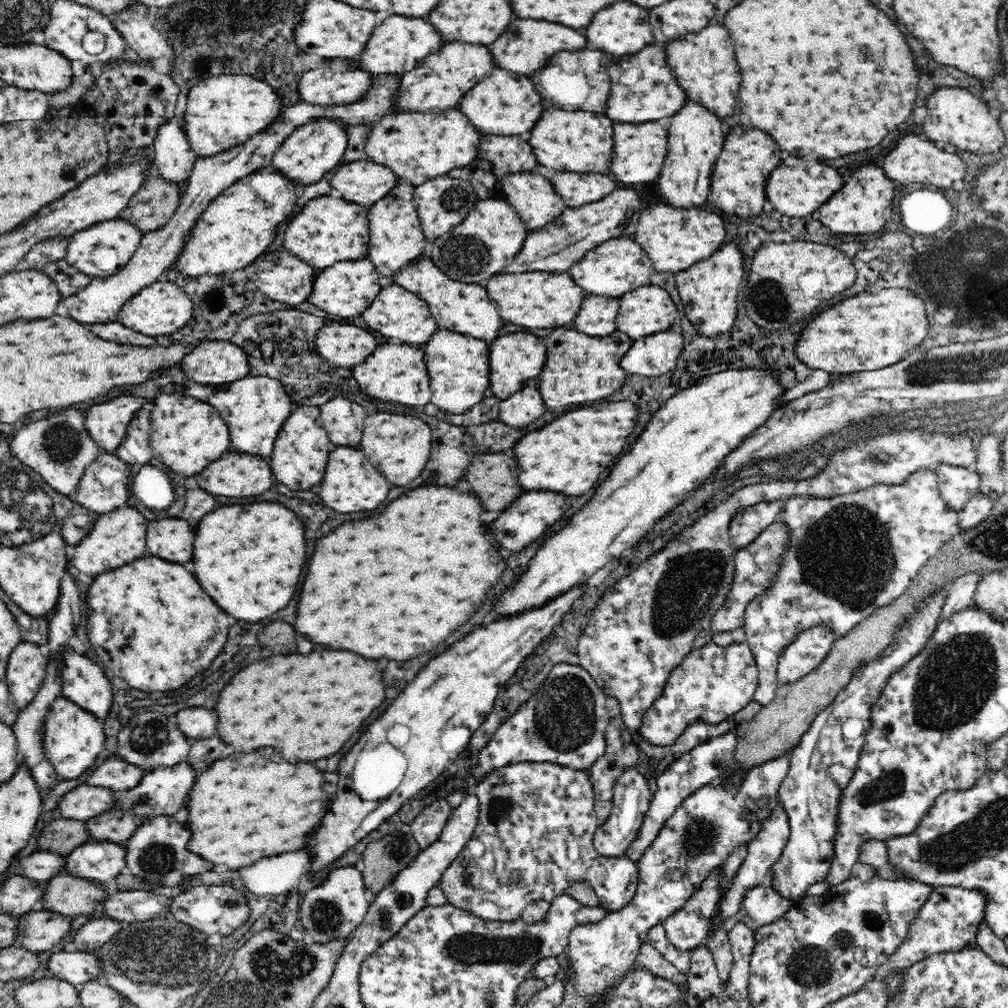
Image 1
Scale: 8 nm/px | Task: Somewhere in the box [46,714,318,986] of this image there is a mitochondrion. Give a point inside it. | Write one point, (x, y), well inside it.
(157, 861)

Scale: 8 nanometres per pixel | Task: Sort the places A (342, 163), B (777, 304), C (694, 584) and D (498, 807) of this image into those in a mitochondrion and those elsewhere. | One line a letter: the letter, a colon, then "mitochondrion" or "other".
A: other
B: mitochondrion
C: mitochondrion
D: mitochondrion

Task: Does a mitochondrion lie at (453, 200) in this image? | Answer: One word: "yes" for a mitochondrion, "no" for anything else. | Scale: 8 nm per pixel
yes

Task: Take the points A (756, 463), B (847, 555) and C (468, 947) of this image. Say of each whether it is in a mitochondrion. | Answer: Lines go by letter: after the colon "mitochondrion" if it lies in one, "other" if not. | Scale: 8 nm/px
A: other
B: mitochondrion
C: mitochondrion

